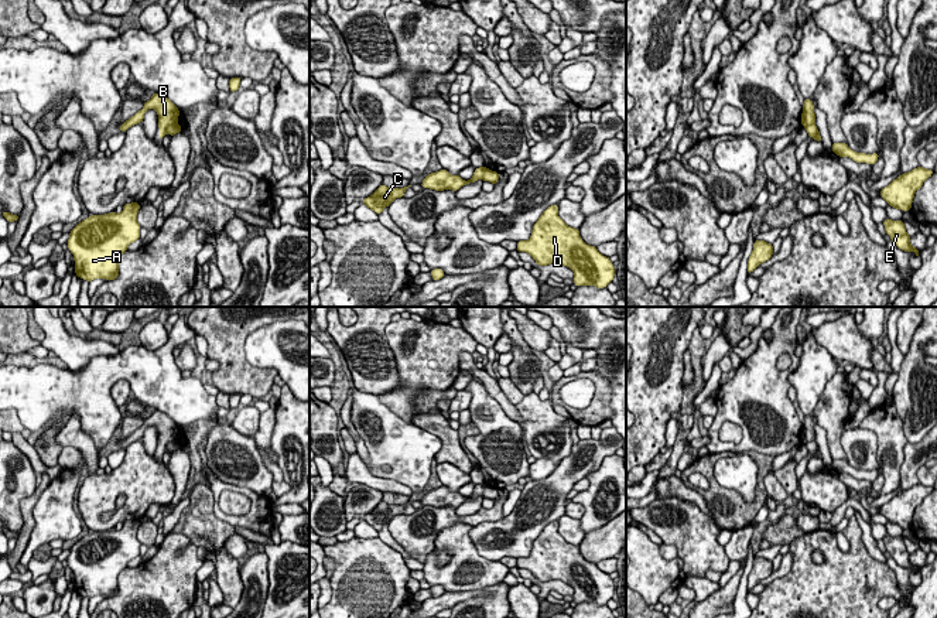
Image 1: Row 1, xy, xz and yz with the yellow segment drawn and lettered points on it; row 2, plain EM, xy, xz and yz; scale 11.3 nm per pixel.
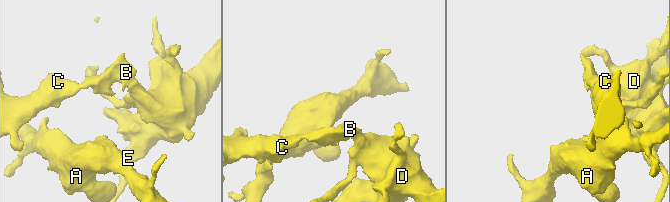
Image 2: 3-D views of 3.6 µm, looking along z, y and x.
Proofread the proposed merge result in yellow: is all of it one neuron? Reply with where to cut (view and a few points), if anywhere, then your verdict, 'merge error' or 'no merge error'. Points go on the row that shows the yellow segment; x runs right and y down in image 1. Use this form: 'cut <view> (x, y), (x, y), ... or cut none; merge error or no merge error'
cut xy (175, 122), (166, 130); merge error

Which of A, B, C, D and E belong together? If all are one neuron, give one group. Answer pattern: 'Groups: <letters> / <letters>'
Groups: A D E / B C

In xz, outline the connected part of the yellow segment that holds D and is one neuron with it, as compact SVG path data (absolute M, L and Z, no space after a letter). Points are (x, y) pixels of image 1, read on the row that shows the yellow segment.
M558 204L550 205L533 225L529 240L517 242L517 252L529 253L537 264L560 263L574 272L574 284L605 288L616 269L596 246L587 245L579 229L568 226L558 216Z

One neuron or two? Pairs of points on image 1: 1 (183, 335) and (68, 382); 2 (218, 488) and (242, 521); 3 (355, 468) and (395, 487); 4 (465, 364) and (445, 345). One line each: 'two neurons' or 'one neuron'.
1: one neuron
2: one neuron
3: one neuron
4: two neurons

